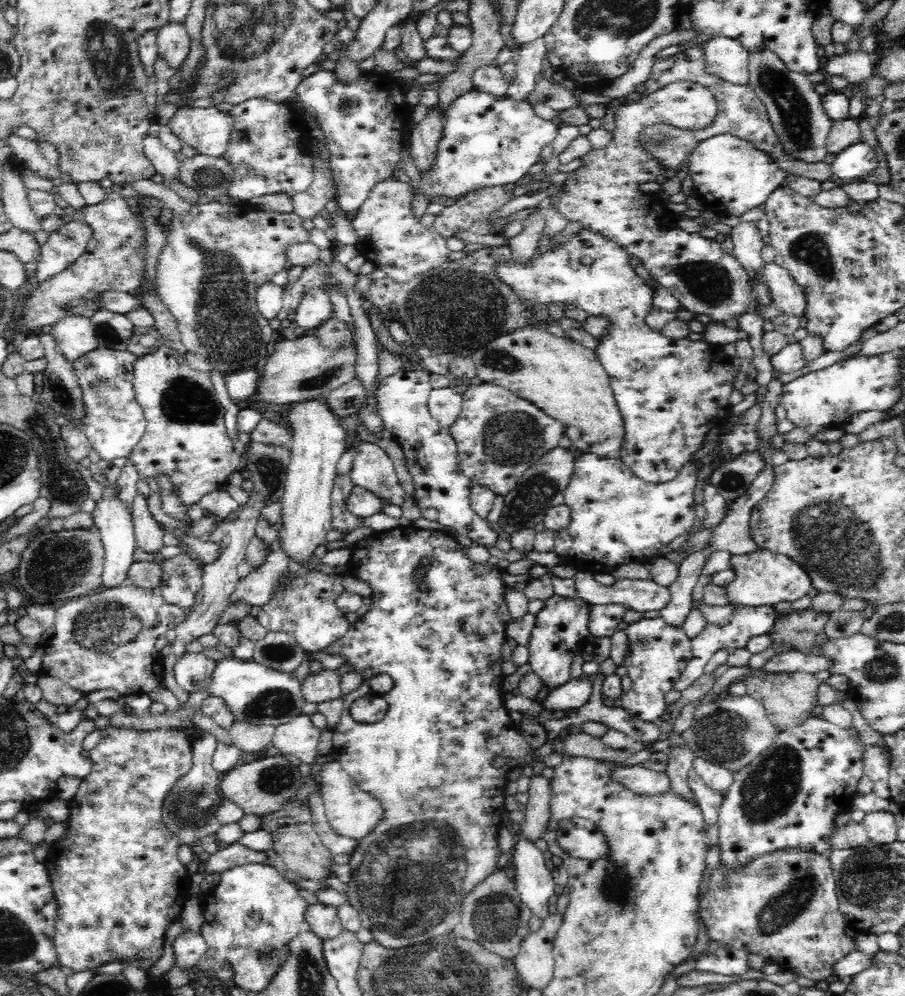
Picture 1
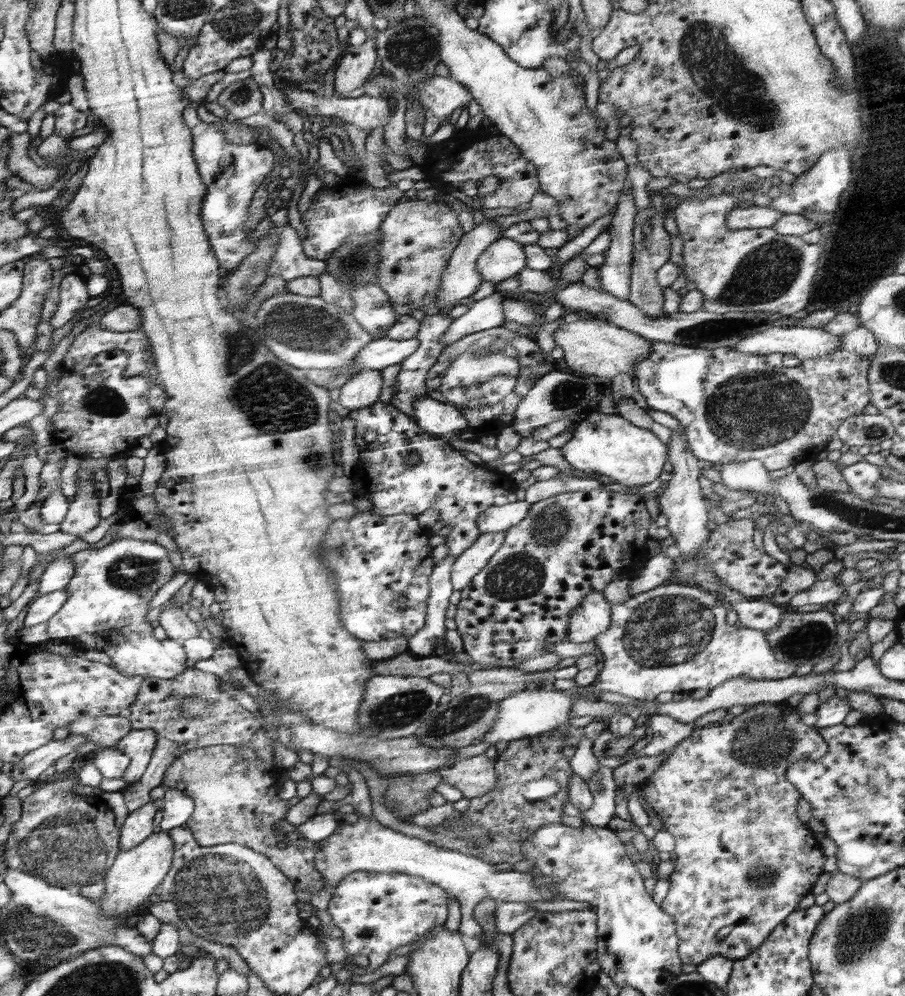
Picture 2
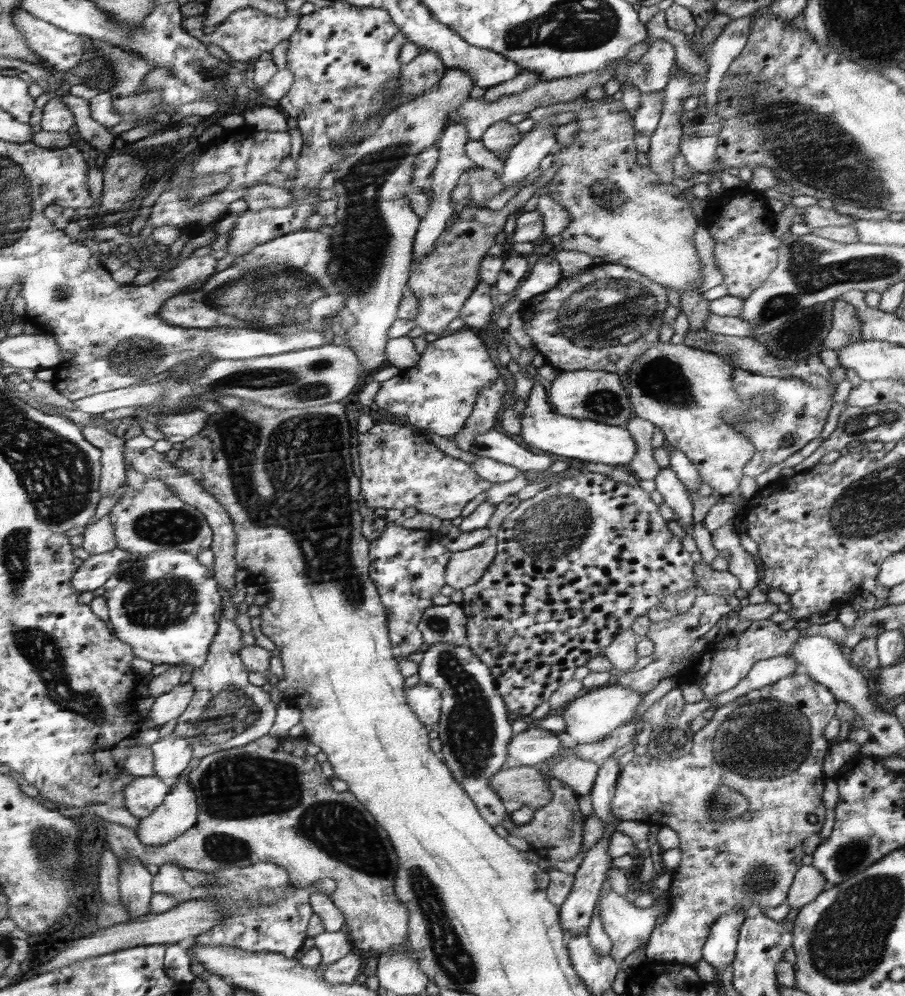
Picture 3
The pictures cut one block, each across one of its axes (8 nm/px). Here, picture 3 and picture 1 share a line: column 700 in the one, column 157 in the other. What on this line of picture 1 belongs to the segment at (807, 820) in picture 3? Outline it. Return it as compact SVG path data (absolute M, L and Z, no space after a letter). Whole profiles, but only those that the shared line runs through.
M108 725L100 731L98 744L90 750L89 760L92 762L91 771L81 779L80 788L74 798L69 800L70 815L67 821L68 830L62 838L49 845L50 854L46 857L45 865L52 879L53 894L56 897L56 932L54 944L57 950L57 966L64 966L74 972L82 972L88 969L98 968L102 964L124 963L143 971L153 968L154 962L160 958L165 942L168 926L179 918L184 903L188 899L188 890L192 885L191 875L178 859L180 844L183 844L163 822L163 804L166 794L171 790L177 780L188 774L193 766L192 743L186 732L182 730L117 730Z

